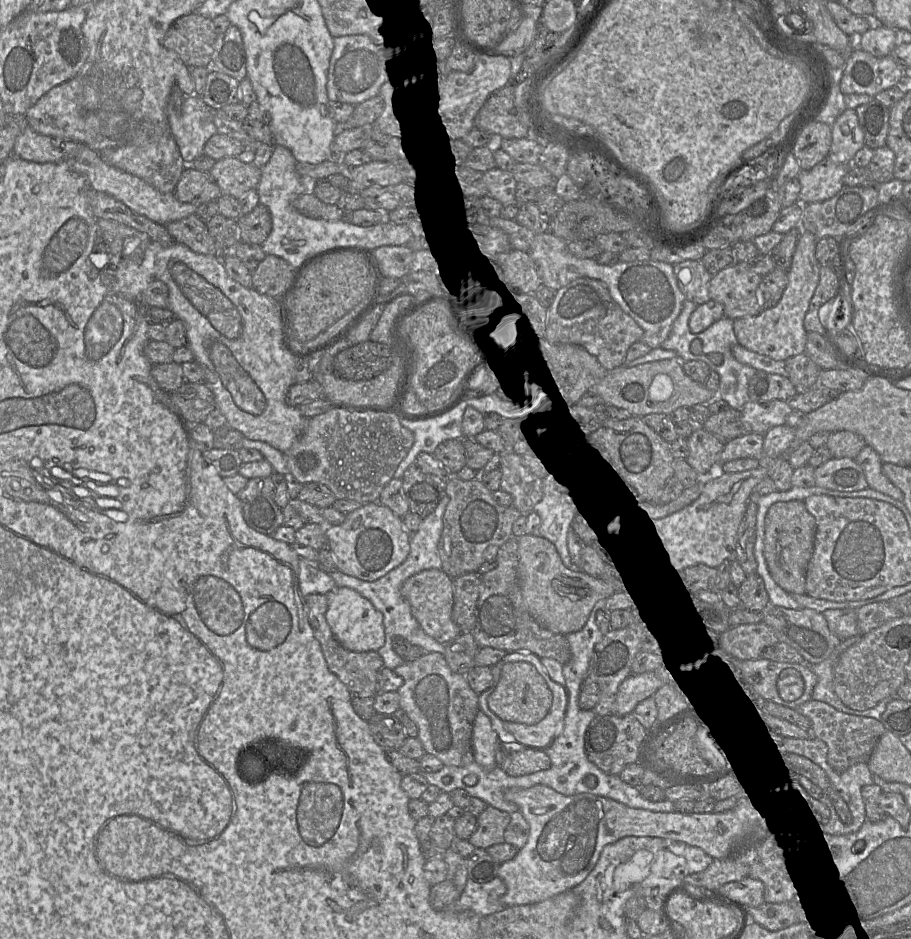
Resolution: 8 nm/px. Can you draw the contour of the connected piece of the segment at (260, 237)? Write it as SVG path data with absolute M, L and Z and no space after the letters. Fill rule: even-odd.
M258 204L252 212L238 220L240 242L262 245L272 229L272 219L268 208Z

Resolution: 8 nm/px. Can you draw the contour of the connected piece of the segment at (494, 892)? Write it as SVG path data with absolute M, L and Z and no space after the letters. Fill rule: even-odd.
M495 877L485 884L467 880L466 886L453 907L446 909L471 911L480 916L492 915L503 910L502 898L507 891L503 880Z

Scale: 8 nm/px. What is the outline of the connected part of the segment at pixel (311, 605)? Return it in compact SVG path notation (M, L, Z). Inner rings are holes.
M324 594L305 597L308 606L308 621L315 638L319 641L328 669L346 685L354 696L374 697L377 694L378 673L384 667L377 651L353 652L342 647L335 639L327 621L328 598Z

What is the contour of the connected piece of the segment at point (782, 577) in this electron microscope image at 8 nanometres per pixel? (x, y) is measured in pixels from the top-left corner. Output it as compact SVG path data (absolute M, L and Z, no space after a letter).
M803 501L773 503L765 516L764 556L775 582L791 595L806 593L806 575L811 561L817 524Z

